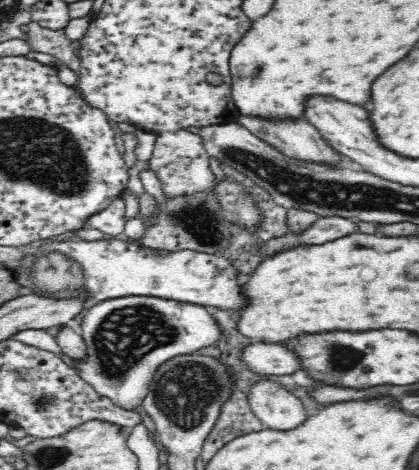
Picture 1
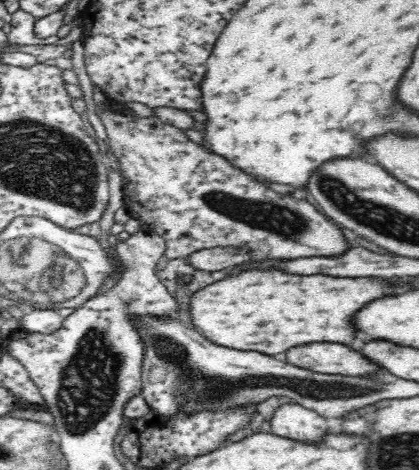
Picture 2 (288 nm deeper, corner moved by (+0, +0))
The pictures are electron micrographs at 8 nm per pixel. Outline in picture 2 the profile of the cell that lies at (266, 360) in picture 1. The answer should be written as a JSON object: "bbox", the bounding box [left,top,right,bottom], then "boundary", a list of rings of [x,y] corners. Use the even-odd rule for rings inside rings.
{"bbox":[284,344,374,376],"boundary":[[[308,344],[296,346],[284,352],[288,364],[318,372],[318,374],[332,374],[332,376],[368,376],[374,374],[374,368],[366,364],[358,356],[356,350],[350,350],[342,344]]]}

